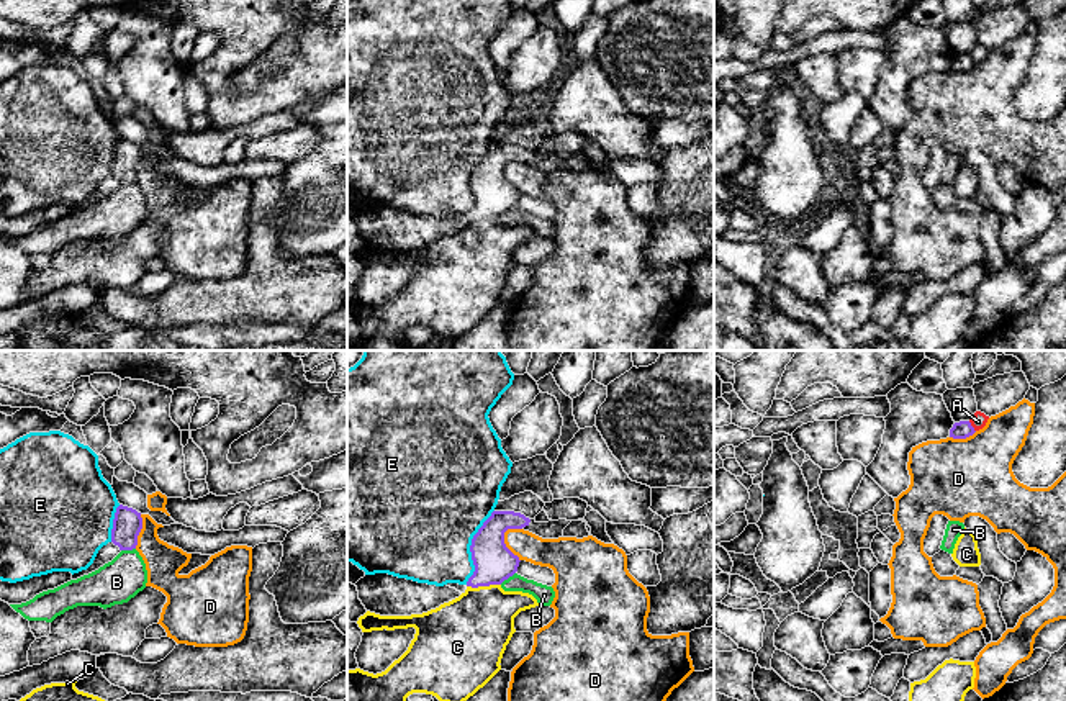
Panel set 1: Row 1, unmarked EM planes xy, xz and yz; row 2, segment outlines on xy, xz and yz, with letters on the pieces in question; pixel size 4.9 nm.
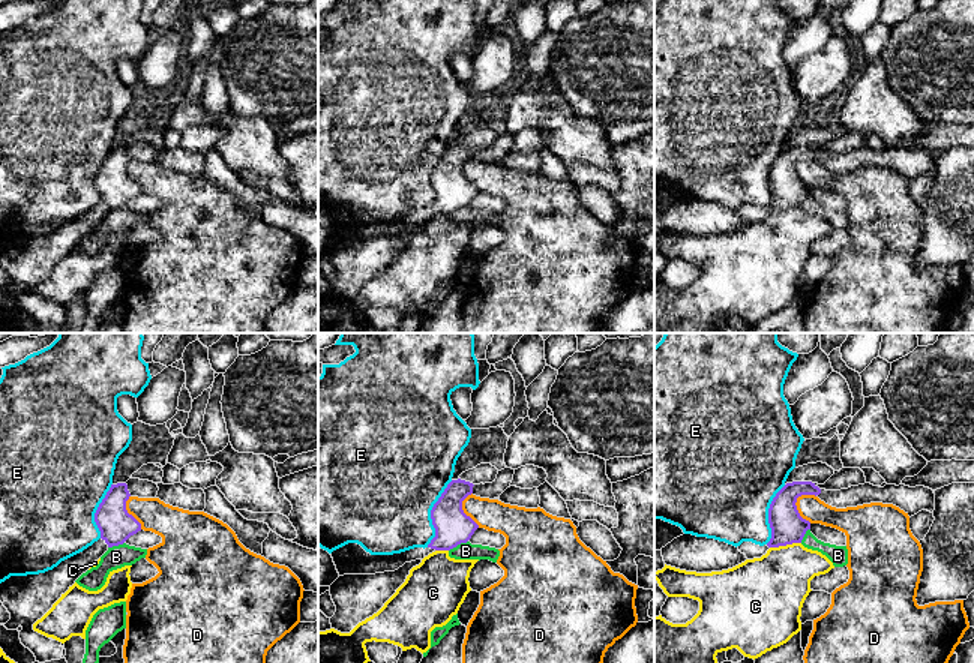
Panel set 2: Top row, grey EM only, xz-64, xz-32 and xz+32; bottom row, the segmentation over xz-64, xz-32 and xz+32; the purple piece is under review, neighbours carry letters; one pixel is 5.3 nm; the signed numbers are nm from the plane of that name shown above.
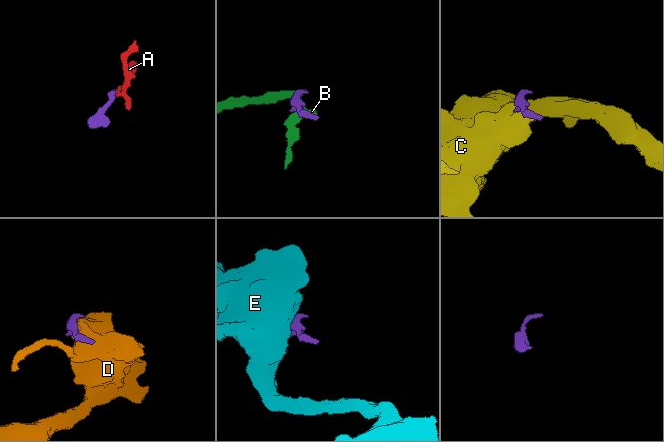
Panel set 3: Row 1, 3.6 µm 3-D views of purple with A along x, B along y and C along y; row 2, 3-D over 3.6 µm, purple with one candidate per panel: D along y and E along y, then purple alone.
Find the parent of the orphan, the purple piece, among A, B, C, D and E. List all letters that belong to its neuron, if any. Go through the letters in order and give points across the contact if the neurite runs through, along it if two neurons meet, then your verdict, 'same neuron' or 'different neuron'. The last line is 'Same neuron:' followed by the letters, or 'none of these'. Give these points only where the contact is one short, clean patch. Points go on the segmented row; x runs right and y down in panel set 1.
A: border along yz (968, 421), (975, 431); different neuron
B: border along xz (514, 572), (500, 583); different neuron
C: border along xz (500, 583), (467, 587); different neuron
D: different neuron
E: border along xz (493, 510), (472, 539), (470, 559), (474, 574), (465, 583); different neuron
Same neuron: none of these

